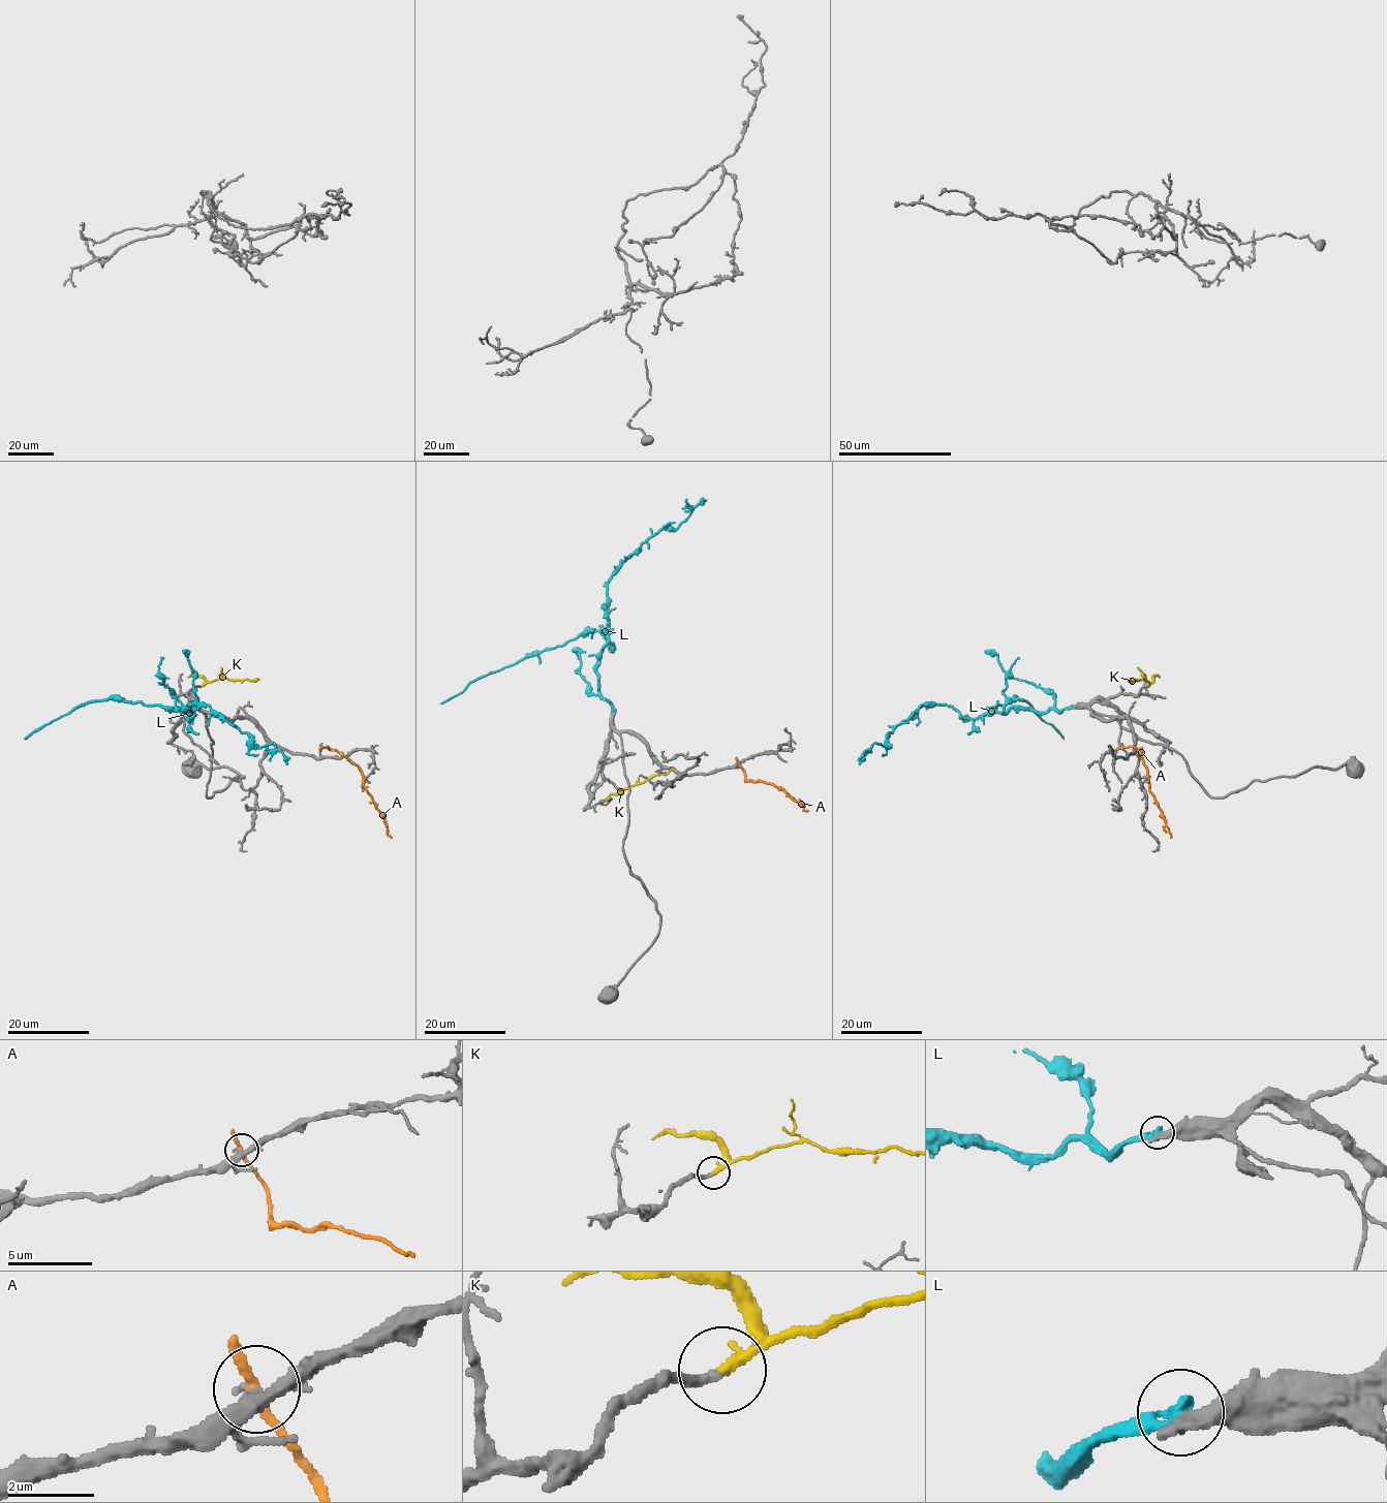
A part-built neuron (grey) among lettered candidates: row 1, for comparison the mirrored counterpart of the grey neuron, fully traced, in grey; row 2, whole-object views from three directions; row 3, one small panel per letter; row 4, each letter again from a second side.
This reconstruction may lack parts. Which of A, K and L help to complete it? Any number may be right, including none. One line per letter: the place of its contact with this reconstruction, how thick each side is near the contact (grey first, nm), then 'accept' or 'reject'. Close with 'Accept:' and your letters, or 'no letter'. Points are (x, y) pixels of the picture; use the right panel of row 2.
A: contact (1122, 747); calibres 200 and 200 nm; reject
K: contact (1148, 685); calibres 240 and 260 nm; accept
L: contact (1071, 707); calibres 600 and 360 nm; reject
Accept: K

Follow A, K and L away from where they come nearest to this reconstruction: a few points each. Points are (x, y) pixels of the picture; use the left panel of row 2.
A: (321, 748), (340, 751), (358, 766), (365, 789), (392, 837)
K: (203, 685), (224, 678), (239, 681), (258, 679)
L: (196, 707), (180, 711), (191, 713), (190, 719), (191, 705), (208, 705), (254, 744), (273, 744), (287, 763)

